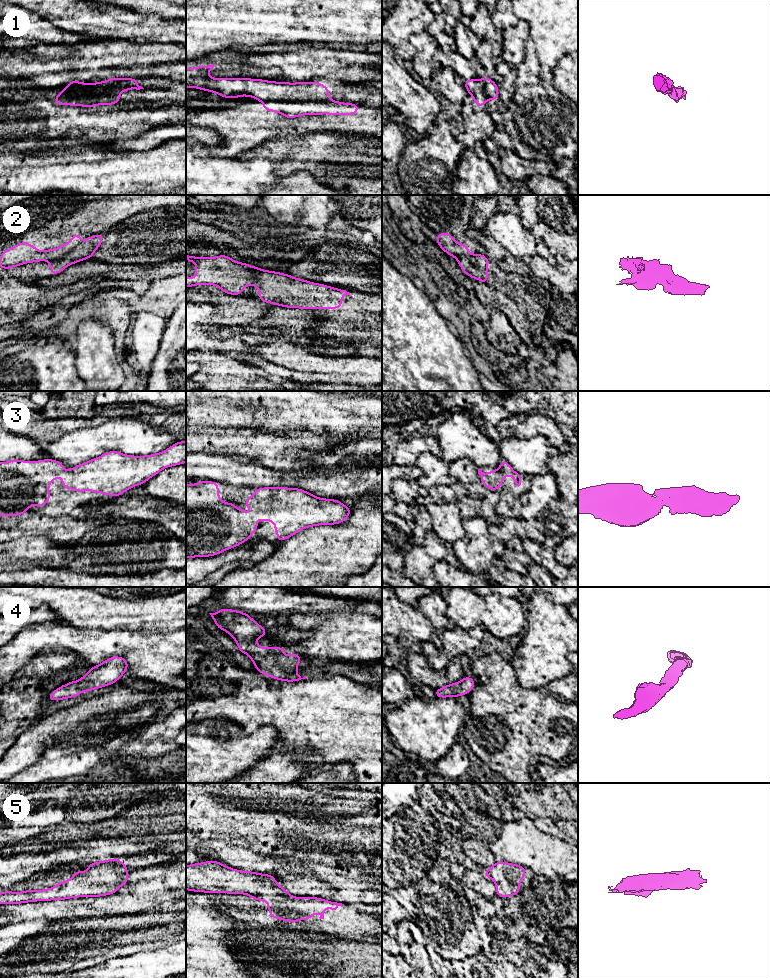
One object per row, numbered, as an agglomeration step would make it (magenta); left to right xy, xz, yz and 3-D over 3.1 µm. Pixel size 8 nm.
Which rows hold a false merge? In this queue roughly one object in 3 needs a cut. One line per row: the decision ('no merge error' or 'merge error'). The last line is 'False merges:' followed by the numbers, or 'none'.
1: merge error
2: merge error
3: no merge error
4: no merge error
5: no merge error
False merges: 1, 2

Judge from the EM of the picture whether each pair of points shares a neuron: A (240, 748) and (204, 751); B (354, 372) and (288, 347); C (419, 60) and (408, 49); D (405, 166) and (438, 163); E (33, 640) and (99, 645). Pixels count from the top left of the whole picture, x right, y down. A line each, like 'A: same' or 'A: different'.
A: same
B: same
C: different
D: same
E: same

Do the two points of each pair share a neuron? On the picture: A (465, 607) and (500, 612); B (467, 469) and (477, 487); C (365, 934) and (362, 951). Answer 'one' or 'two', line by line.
A: one
B: one
C: two

